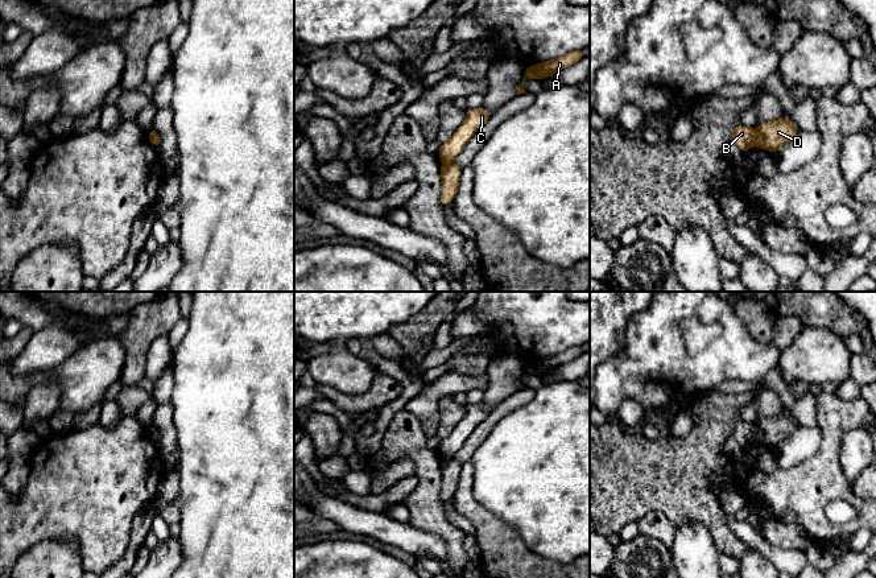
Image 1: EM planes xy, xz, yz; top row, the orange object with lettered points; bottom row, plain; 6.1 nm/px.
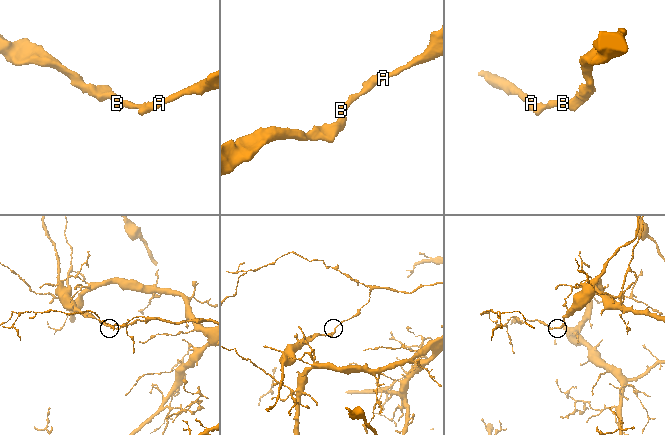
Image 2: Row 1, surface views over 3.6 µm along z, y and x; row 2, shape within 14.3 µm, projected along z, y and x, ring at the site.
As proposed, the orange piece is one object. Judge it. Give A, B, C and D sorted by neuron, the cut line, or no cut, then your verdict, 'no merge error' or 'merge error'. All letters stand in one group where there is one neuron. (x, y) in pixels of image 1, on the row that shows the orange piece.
A B C / D; cut in yz along (756, 129), (753, 144); merge error

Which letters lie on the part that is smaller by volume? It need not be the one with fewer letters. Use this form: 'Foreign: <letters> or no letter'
Foreign: D

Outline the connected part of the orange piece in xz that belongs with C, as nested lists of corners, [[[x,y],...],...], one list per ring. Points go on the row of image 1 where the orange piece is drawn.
[[[483,107],[467,110],[464,123],[453,133],[449,141],[441,145],[438,156],[442,162],[451,162],[464,149],[474,133],[487,123],[491,113]]]

